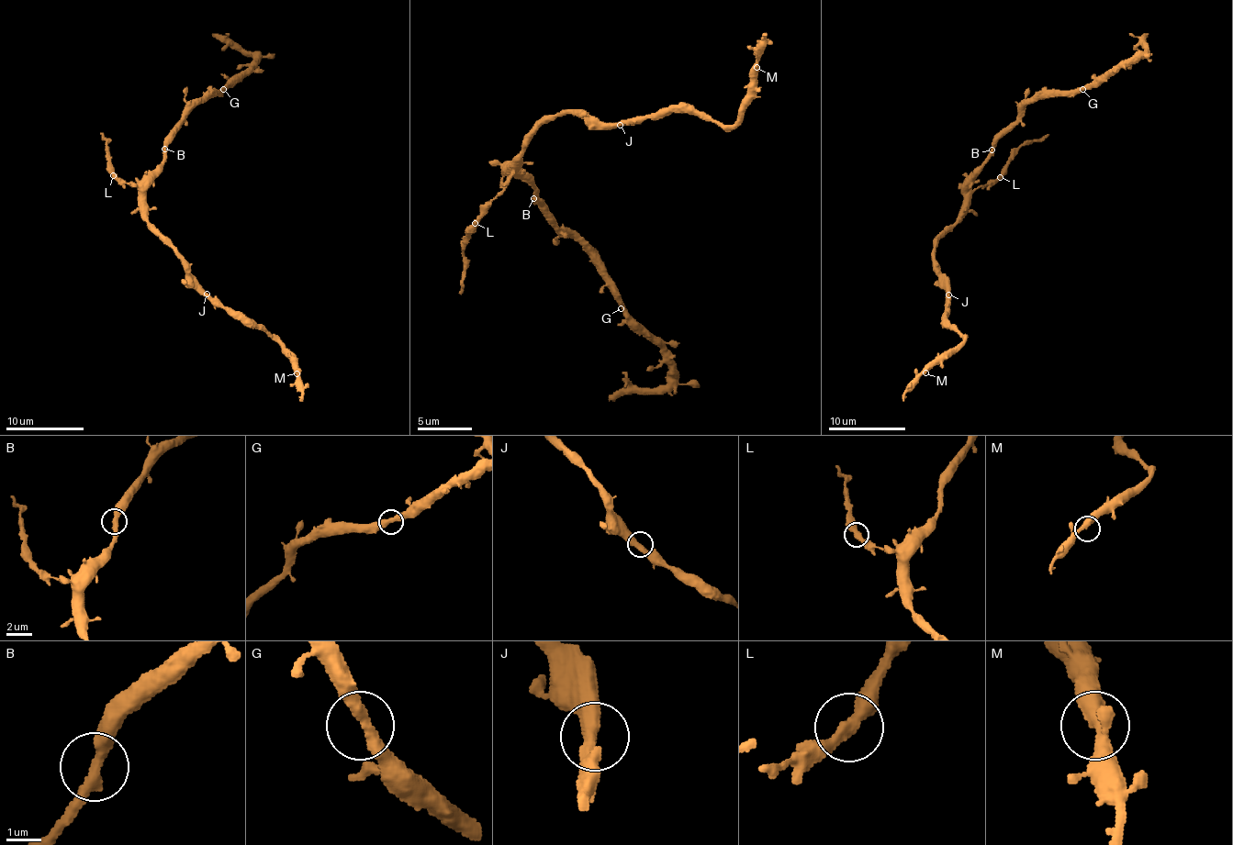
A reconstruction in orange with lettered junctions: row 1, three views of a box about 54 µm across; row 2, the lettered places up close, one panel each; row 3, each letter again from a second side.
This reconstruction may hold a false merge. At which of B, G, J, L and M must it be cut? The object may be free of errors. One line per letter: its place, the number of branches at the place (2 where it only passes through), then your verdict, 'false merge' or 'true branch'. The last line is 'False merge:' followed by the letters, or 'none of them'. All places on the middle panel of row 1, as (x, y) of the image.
B: place (533, 198); branches 2; true branch
G: place (621, 308); branches 2; true branch
J: place (620, 125); branches 2; true branch
L: place (475, 223); branches 2; true branch
M: place (756, 67); branches 2; true branch
False merge: none of them

